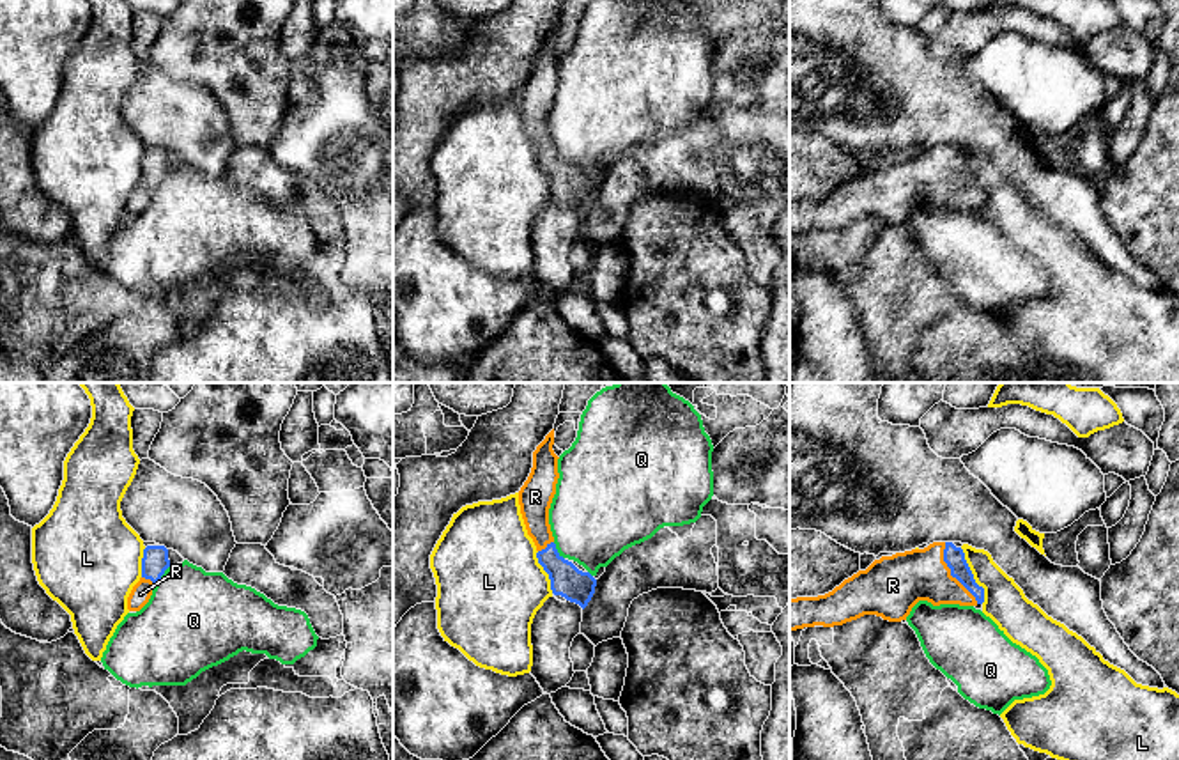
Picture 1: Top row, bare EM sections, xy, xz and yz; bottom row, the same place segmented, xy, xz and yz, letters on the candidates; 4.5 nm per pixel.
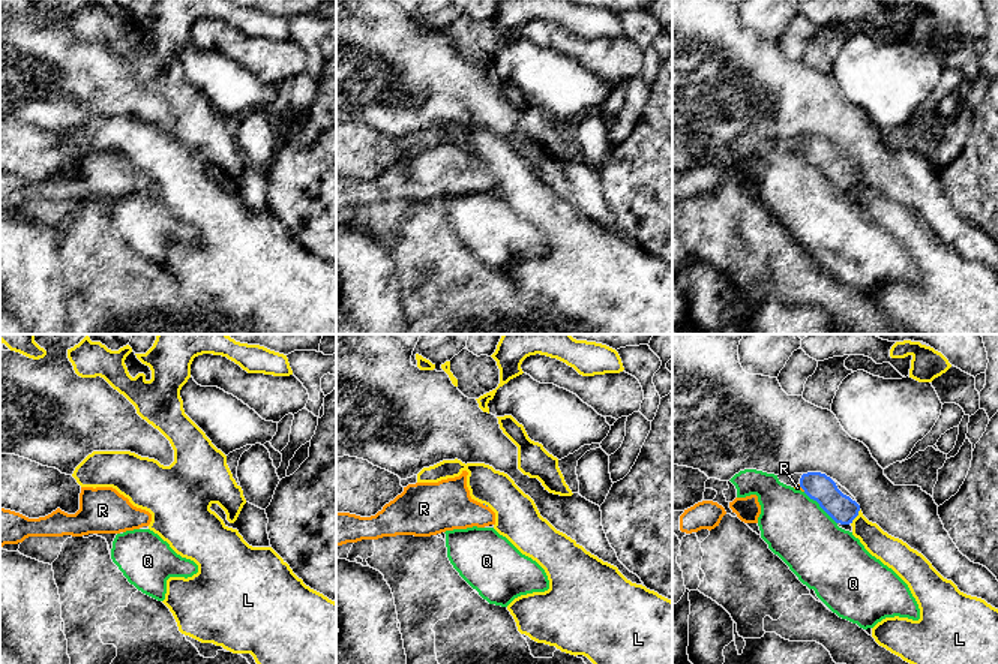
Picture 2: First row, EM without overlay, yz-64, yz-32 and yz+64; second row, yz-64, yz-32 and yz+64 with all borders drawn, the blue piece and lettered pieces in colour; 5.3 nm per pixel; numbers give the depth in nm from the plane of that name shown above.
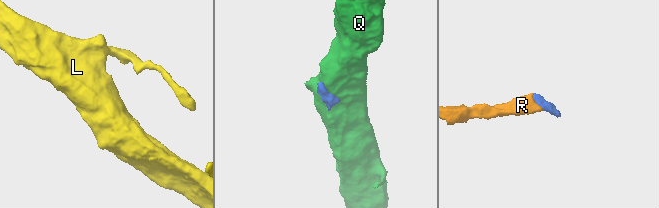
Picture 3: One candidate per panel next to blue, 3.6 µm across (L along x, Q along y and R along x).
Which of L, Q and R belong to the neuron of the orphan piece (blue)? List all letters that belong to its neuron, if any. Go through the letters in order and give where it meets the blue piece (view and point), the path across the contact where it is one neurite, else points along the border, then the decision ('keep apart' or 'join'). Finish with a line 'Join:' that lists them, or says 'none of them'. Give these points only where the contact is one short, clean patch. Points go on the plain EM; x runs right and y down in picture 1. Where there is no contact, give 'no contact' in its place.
L: yz (972, 179) | along yz (960, 151), (972, 181), (983, 192), (983, 206) | keep apart
Q: xy (163, 176) | keep apart
R: yz (951, 176) | across yz (955, 160), (951, 163), (951, 176), (916, 178), (900, 185) | join
Join: R

